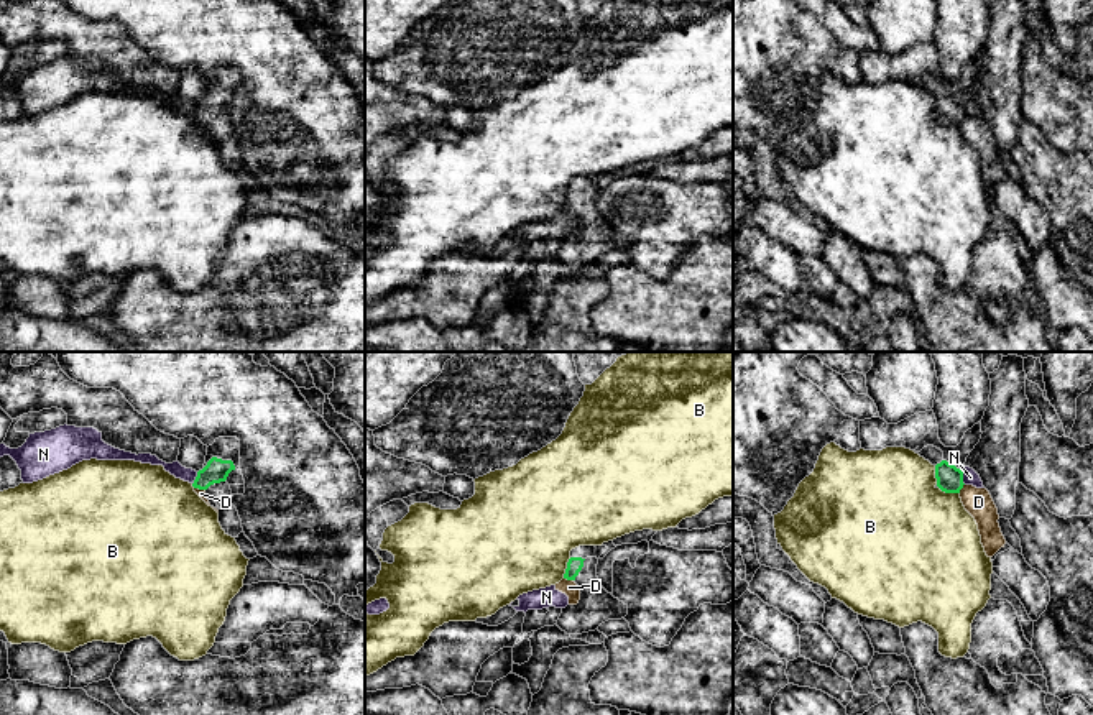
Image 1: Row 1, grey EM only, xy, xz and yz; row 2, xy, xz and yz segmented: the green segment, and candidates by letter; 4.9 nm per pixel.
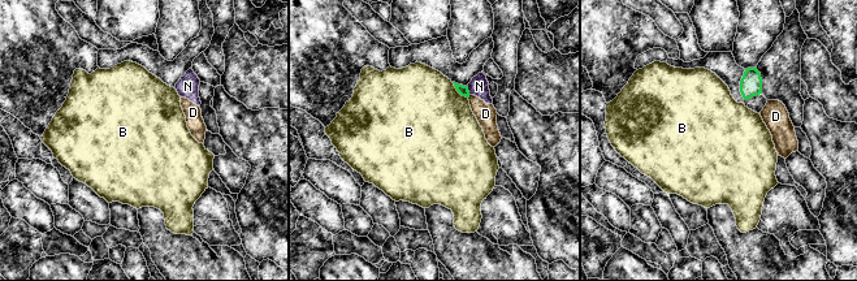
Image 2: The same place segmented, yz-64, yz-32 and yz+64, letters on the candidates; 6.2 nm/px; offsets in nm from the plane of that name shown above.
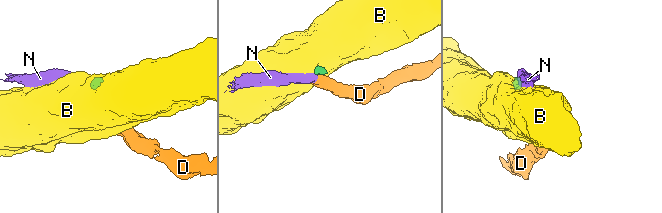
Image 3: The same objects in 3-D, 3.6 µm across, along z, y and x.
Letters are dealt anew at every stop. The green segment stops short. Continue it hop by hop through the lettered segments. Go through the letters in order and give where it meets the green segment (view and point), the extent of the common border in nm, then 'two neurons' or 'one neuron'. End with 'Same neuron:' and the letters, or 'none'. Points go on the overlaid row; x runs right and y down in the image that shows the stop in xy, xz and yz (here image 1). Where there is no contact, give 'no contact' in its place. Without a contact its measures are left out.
B: meets green in yz at (939, 487); contact 190 nm long; two neurons
D: meets green in xz at (569, 579); contact 50 nm long; two neurons
N: meets green in yz at (962, 477); contact 80 nm long; two neurons
Same neuron: none

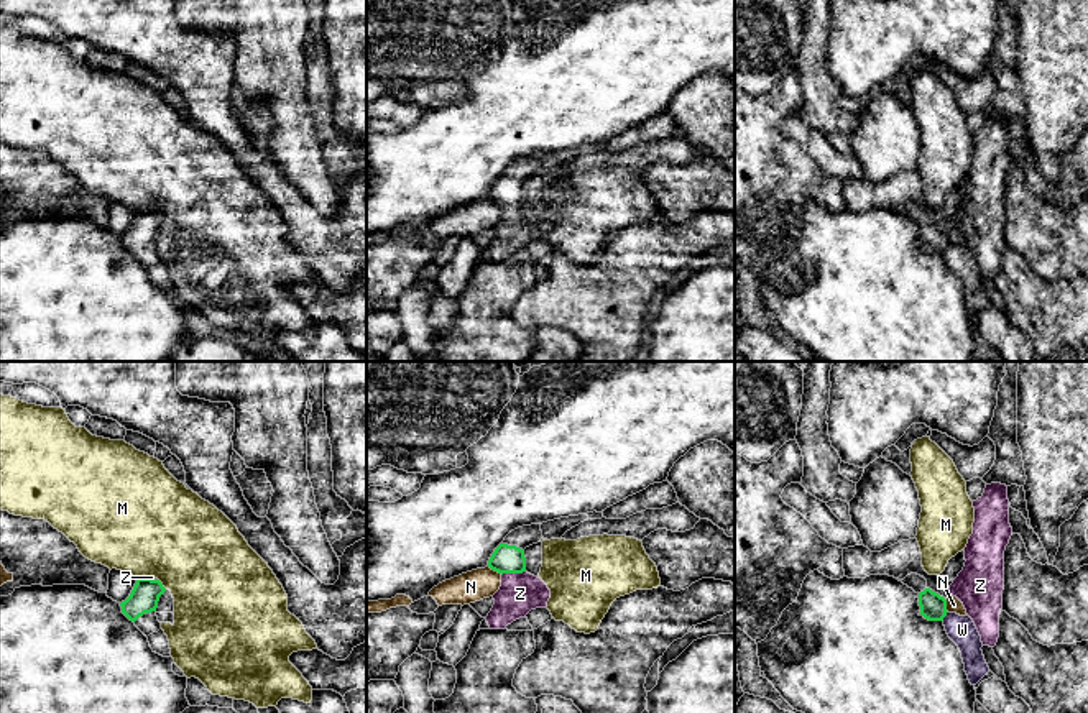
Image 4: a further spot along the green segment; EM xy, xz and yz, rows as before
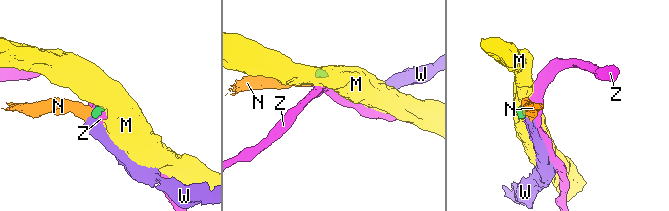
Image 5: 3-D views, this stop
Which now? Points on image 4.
M: meets green in xy at (143, 579); contact 70 nm long; two neurons
N: meets green in yz at (945, 605); contact 80 nm long; two neurons
W: meets green in yz at (945, 615); contact 50 nm long; two neurons
Z: meets green in xz at (513, 572); contact 120 nm long; one neuron
Same neuron: Z

